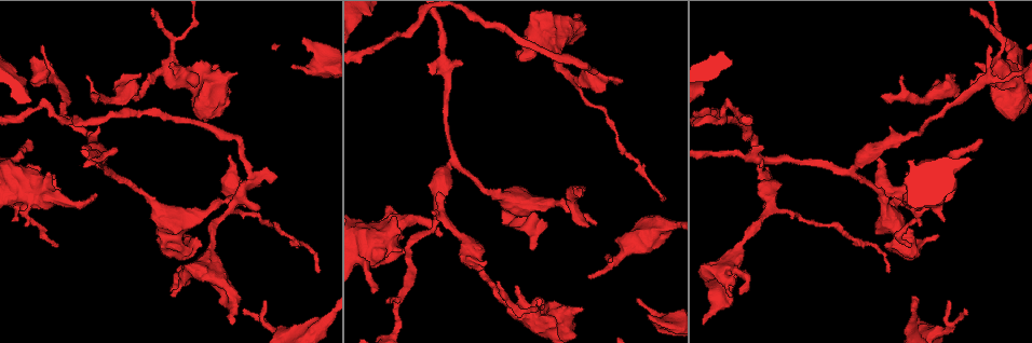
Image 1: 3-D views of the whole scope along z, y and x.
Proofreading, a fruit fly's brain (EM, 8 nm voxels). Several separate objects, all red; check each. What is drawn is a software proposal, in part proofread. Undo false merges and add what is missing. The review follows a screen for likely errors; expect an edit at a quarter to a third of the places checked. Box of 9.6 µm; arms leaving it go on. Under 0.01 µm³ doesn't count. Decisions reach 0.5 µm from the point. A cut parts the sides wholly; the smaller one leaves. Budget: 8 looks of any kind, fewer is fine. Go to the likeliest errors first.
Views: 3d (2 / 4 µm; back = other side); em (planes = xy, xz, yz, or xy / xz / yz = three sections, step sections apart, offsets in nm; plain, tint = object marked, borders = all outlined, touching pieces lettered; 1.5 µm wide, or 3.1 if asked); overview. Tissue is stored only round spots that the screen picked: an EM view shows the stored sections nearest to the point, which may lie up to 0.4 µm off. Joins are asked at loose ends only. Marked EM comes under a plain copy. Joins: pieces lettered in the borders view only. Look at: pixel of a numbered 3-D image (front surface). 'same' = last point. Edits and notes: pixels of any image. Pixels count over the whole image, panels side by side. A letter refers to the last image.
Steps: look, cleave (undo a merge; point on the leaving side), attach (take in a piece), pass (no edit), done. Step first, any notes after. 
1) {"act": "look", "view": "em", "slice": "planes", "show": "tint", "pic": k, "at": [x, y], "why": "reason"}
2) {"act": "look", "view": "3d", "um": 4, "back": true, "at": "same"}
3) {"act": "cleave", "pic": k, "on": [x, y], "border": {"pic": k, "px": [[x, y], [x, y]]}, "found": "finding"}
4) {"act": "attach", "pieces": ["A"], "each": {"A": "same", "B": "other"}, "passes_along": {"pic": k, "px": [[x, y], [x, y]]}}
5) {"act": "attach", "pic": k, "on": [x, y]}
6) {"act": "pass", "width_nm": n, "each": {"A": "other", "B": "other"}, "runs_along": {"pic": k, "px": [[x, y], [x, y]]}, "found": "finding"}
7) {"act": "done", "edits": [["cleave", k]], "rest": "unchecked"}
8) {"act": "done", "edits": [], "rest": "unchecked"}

{"act": "look", "view": "em", "slice": "planes", "show": "borders", "pic": 1, "at": [980, 140], "why": "an open end"}

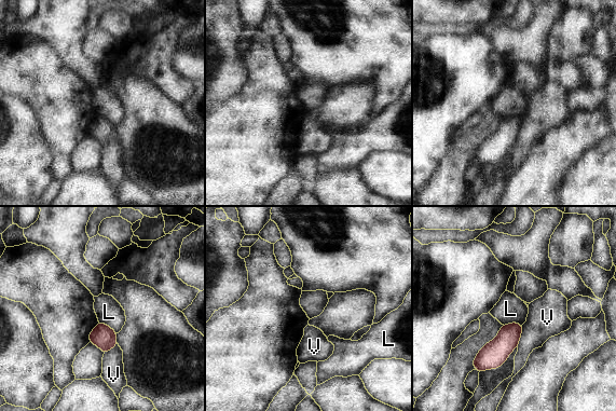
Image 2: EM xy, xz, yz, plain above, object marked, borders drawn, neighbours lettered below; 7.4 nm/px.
{"act": "pass", "each": {"L": "other", "V": "other"}, "found": "none of them fits"}

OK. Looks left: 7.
{"act": "look", "view": "em", "slice": "xz", "step": 8, "show": "borders", "pic": 1, "at": [86, 147], "why": "branch stops here"}

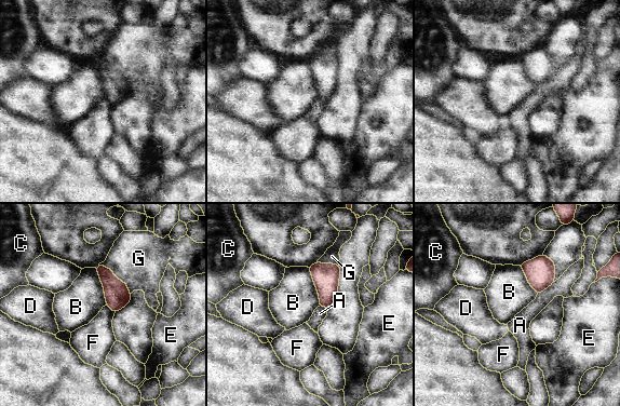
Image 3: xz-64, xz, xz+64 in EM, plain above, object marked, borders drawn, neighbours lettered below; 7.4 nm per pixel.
{"act": "pass", "each": {"A": "other", "B": "other", "C": "other", "D": "other", "E": "other", "F": "other", "G": "other"}, "border": {"pic": 3, "px": [[99, 264], [120, 279], [131, 293]]}, "found": "no lettered piece goes on from it"}

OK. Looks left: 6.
{"act": "look", "view": "em", "slice": "planes", "show": "borders", "pic": 1, "at": [402, 251], "why": "stops while still wide"}

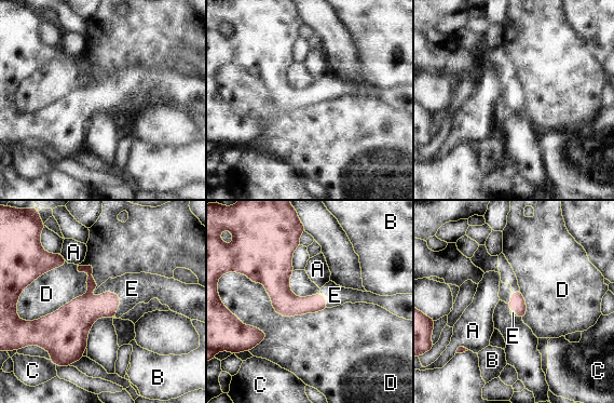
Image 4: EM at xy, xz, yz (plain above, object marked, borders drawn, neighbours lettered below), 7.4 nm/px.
{"act": "attach", "pieces": ["E"], "each": {"A": "other", "B": "other", "C": "other", "D": "other", "E": "same"}, "passes_along": {"pic": 4, "px": [[85, 310], [114, 294], [132, 289]]}, "found": "it goes on there"}

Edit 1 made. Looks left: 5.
{"act": "look", "view": "3d", "um": 4, "pic": 1, "at": [111, 173], "why": "arms part here"}

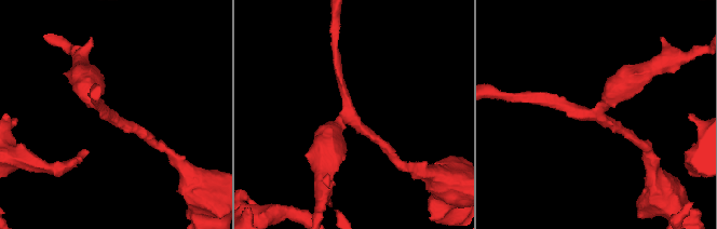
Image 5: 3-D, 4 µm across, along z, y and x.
{"act": "look", "view": "em", "slice": "planes", "show": "tint", "pic": 5, "at": [599, 116], "arms": 3, "why": "now the EM"}

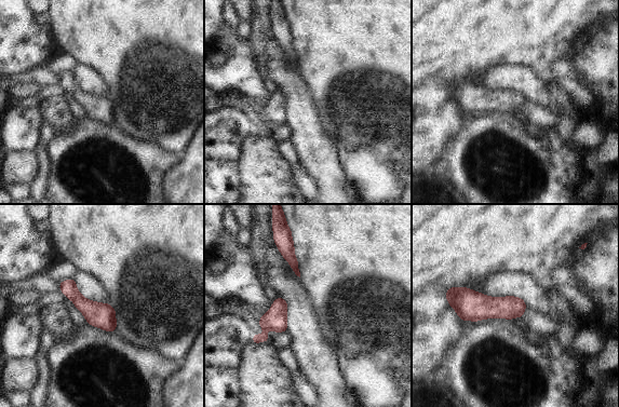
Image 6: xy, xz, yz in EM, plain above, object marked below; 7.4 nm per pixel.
{"act": "look", "view": "em", "slice": "planes", "show": "borders", "at": "same", "why": "what lies round it"}

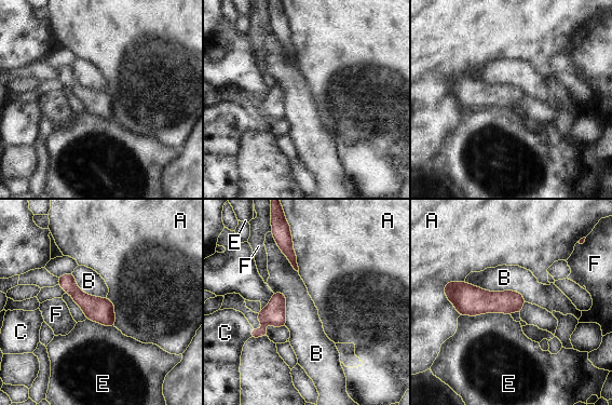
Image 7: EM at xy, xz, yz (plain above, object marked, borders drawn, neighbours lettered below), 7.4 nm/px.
{"act": "pass", "longest_contact_nm": ["B", 480], "each": {"A": "other", "B": "other", "C": "other", "E": "other", "F": "other"}, "found": "all the same cell"}

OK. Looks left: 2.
{"act": "done", "edits": [["attach", 4]], "rest": "unchecked"}

